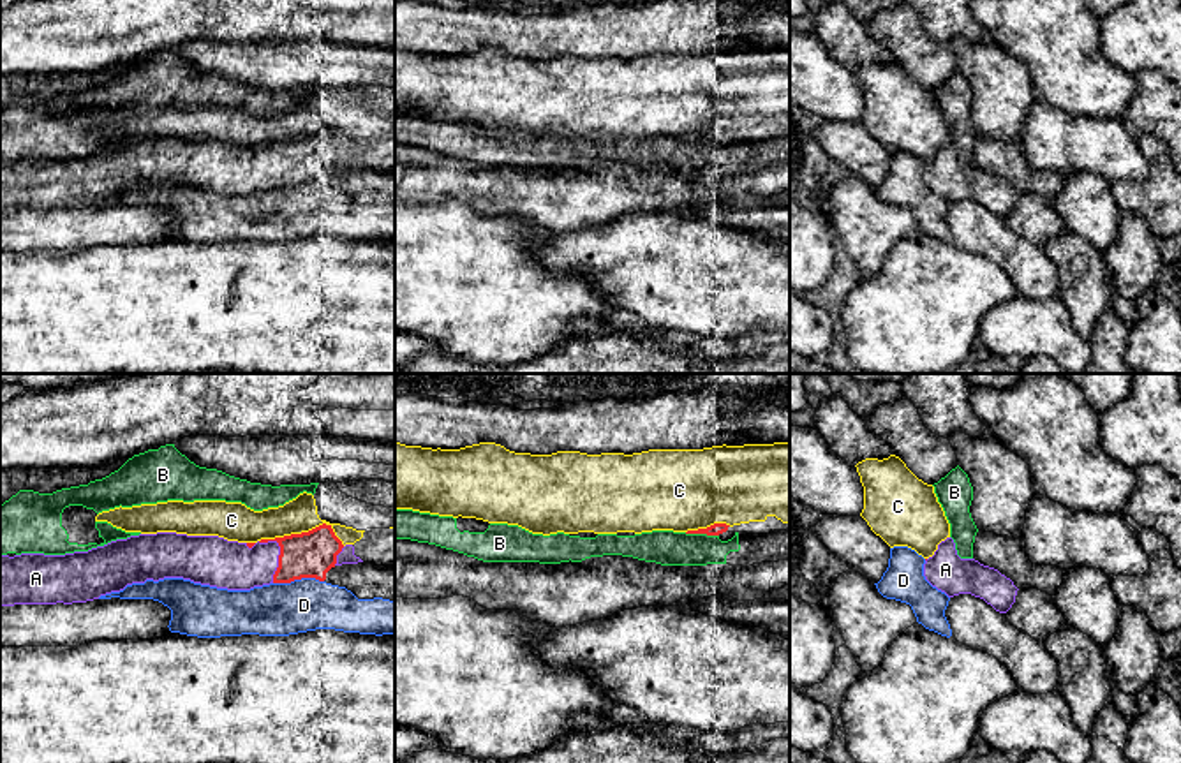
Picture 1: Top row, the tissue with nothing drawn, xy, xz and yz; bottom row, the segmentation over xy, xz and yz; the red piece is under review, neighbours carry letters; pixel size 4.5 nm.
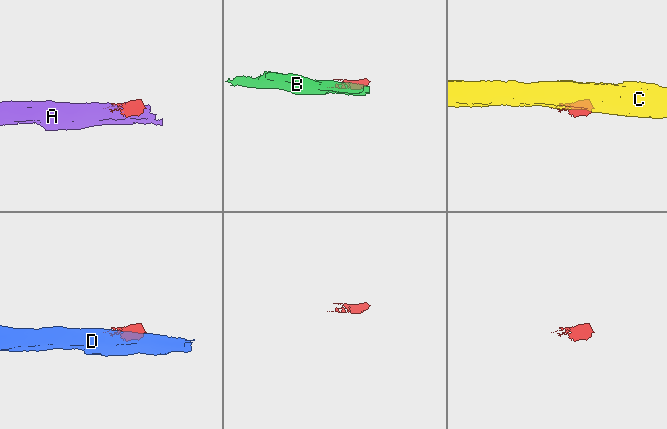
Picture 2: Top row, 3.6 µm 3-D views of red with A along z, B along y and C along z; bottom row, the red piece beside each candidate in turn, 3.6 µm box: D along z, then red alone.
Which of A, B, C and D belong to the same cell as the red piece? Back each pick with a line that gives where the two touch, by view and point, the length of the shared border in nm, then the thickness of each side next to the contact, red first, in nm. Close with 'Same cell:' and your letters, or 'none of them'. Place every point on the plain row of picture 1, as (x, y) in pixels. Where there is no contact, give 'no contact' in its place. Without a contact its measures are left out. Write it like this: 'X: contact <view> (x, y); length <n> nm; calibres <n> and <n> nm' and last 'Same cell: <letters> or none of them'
A: contact xy (279, 150); length 220 nm; calibres 220 and 220 nm
Same cell: A

